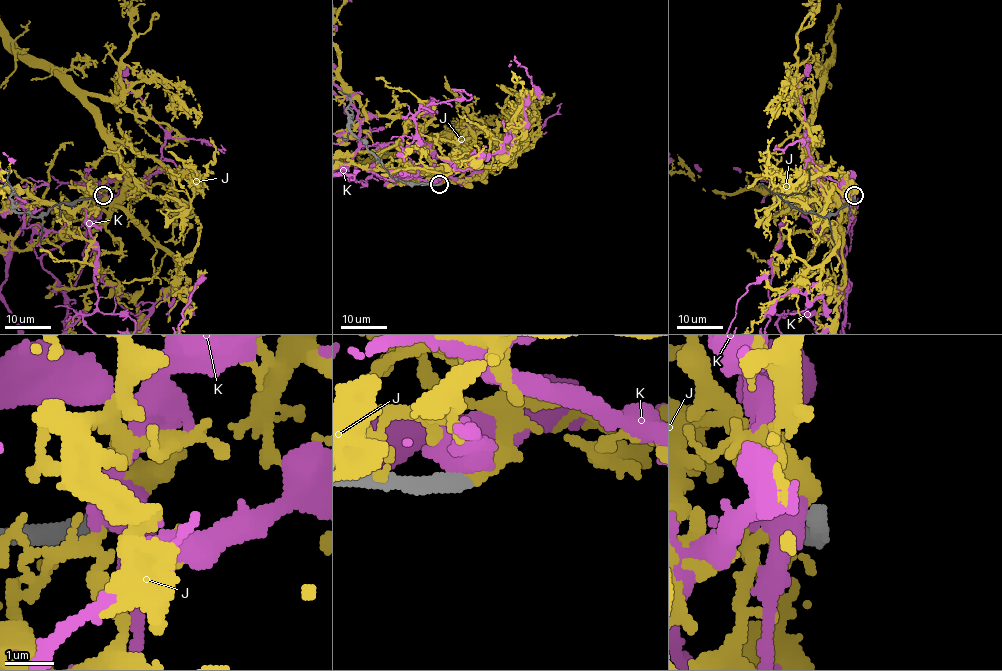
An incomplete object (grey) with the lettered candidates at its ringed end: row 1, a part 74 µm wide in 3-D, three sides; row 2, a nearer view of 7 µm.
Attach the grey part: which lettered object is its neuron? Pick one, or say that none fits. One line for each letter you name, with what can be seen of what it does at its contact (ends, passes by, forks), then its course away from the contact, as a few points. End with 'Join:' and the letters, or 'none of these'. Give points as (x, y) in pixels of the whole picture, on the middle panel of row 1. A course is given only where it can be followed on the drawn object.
Join: none of these

